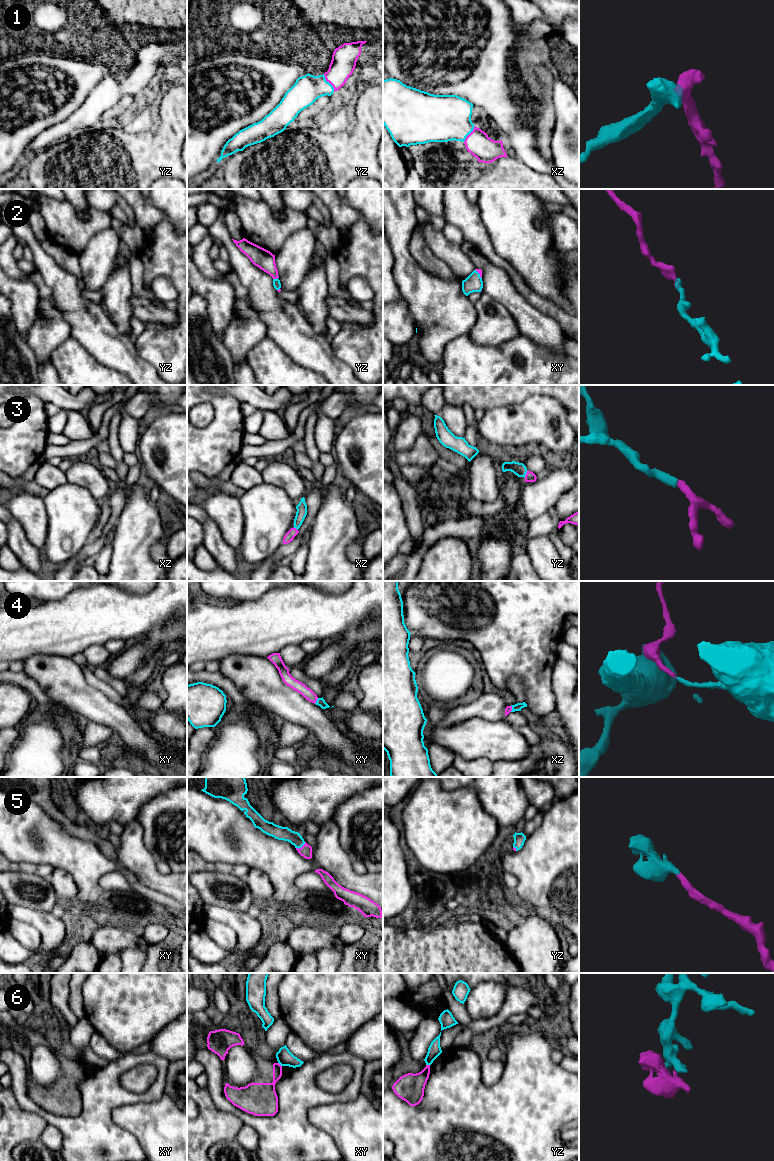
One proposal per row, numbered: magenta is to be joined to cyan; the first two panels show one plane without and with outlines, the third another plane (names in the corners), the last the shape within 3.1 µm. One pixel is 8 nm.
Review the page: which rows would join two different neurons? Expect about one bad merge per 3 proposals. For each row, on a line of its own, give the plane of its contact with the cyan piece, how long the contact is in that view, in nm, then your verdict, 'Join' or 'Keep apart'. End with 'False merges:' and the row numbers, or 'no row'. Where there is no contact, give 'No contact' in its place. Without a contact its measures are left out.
1: Touches cyan in yz. Shared border 170 nm. Join
2: Touches cyan in yz. Shared border 40 nm. Join
3: Touches cyan in yz. Shared border 60 nm. Join
4: Touches cyan in xy. Shared border 60 nm. Join
5: Touches cyan in xy. Shared border 90 nm. Join
6: Touches cyan in xy. Shared border 50 nm. Keep apart
False merges: 6

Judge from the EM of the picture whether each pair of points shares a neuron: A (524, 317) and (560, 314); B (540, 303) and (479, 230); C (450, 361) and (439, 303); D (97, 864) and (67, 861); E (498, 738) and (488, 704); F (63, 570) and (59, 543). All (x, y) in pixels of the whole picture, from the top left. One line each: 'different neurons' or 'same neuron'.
A: different neurons
B: same neuron
C: different neurons
D: same neuron
E: different neurons
F: different neurons

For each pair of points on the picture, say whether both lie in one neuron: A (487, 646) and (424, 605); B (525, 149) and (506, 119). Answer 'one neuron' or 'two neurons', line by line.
A: one neuron
B: one neuron

